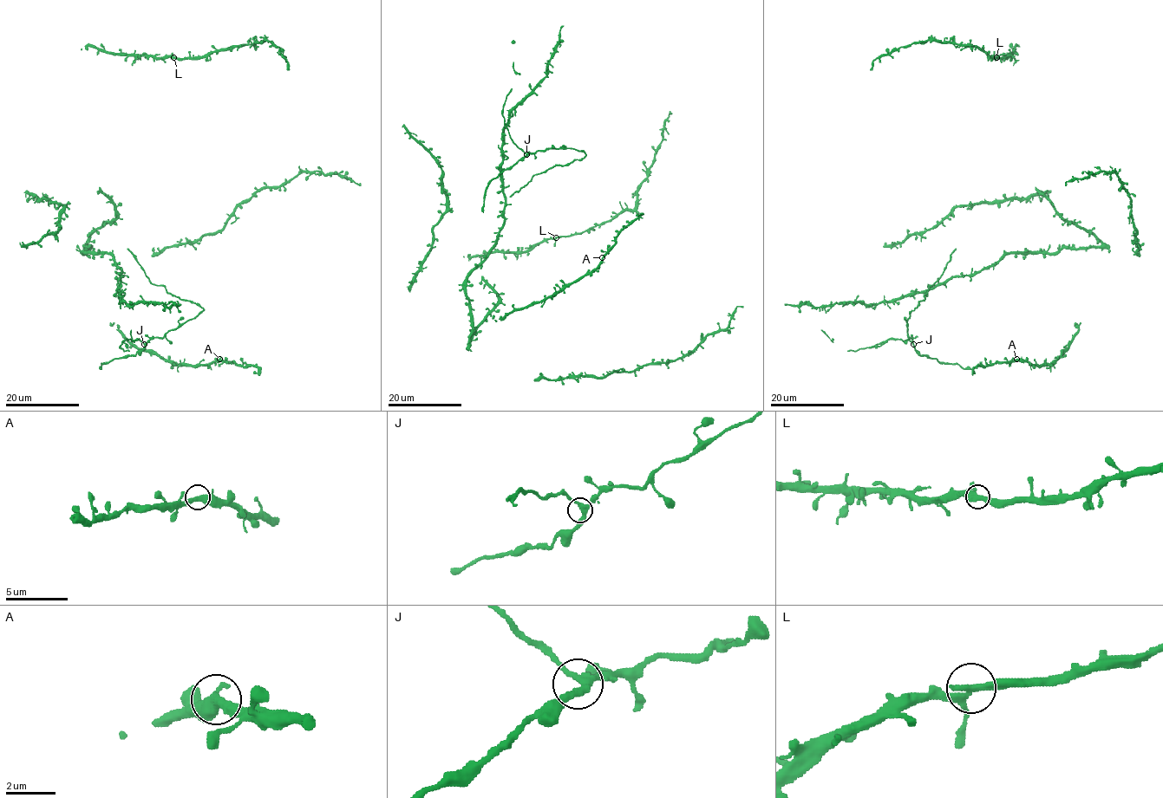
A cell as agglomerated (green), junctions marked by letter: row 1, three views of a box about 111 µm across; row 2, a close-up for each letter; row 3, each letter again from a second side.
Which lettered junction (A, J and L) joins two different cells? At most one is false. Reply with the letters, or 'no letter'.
no letter

